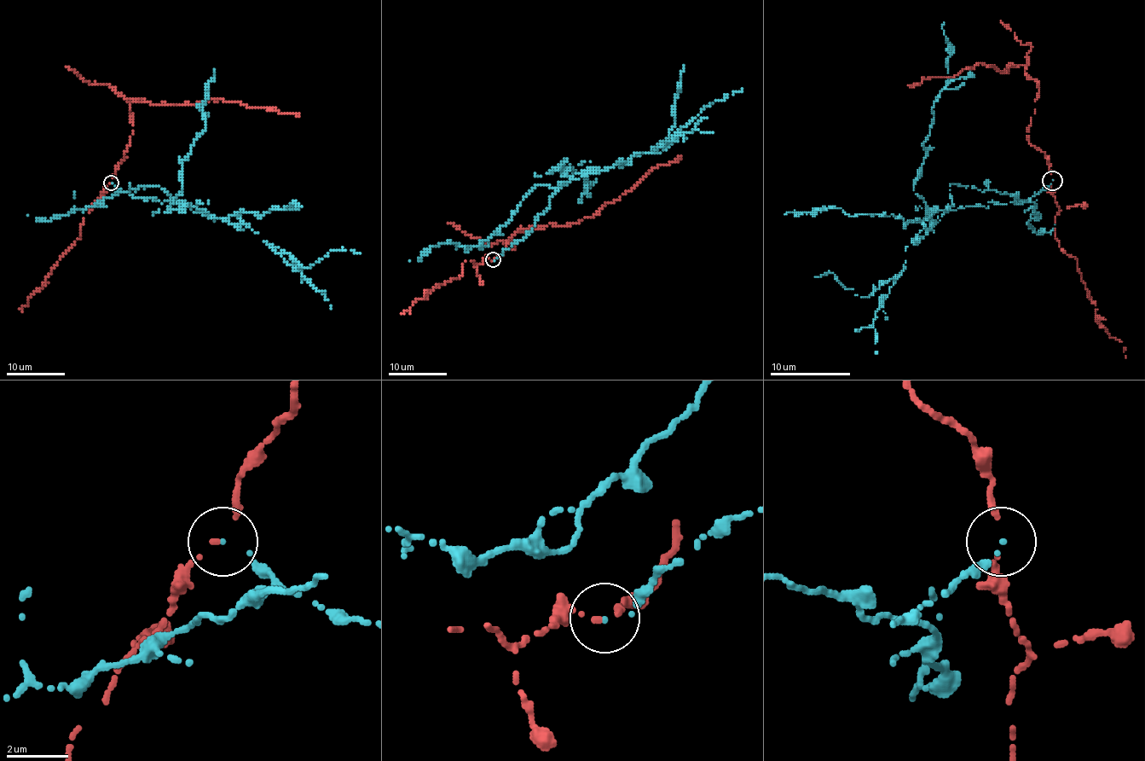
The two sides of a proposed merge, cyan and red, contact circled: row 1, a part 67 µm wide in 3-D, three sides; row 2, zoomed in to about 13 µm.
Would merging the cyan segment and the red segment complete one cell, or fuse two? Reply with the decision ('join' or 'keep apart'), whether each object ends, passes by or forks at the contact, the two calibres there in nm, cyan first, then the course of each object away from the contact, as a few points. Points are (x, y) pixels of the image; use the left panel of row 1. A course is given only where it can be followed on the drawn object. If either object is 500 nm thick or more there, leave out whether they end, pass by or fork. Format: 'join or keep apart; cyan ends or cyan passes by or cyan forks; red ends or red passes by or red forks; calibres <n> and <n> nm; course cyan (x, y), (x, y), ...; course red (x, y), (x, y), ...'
keep apart; cyan ends; red passes by; calibres 90 and 100 nm; course cyan (112, 182), (143, 200), (194, 207), (221, 219), (235, 213), (301, 267), (309, 267), (330, 251), (361, 252); course red (110, 182), (114, 169), (124, 158), (132, 134), (130, 99), (187, 105), (222, 98), (251, 108), (299, 113)

